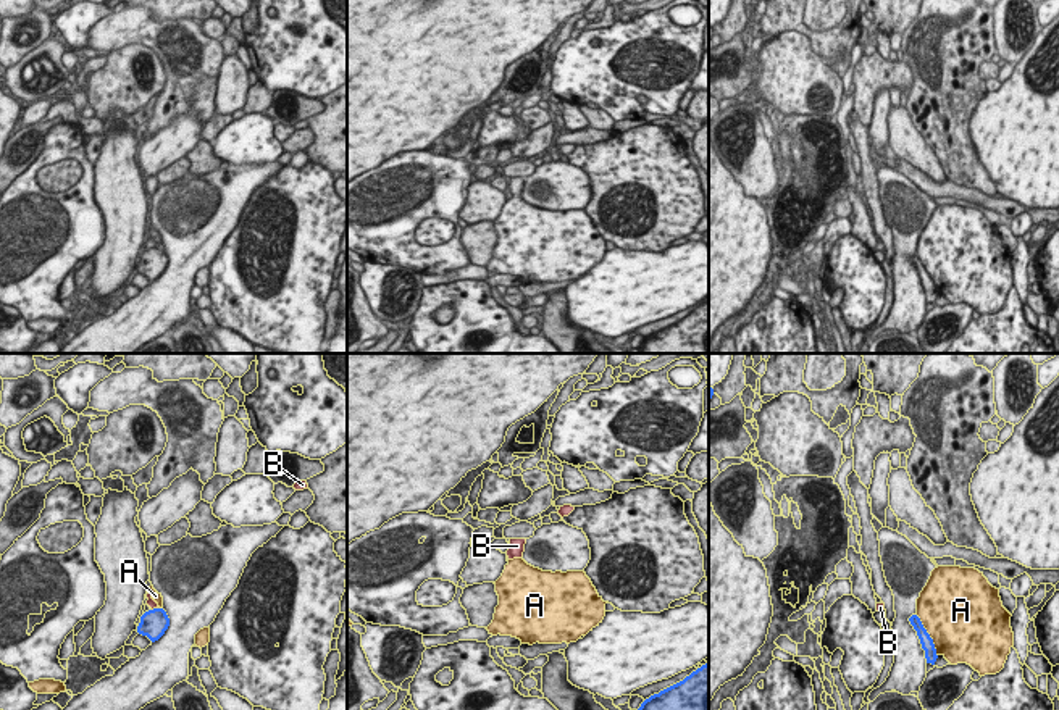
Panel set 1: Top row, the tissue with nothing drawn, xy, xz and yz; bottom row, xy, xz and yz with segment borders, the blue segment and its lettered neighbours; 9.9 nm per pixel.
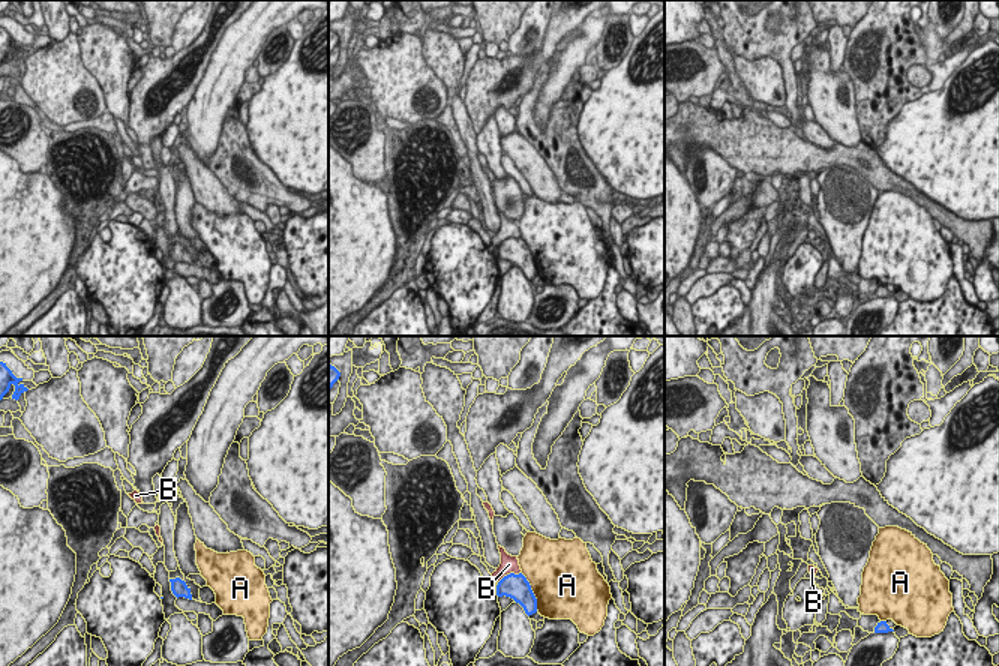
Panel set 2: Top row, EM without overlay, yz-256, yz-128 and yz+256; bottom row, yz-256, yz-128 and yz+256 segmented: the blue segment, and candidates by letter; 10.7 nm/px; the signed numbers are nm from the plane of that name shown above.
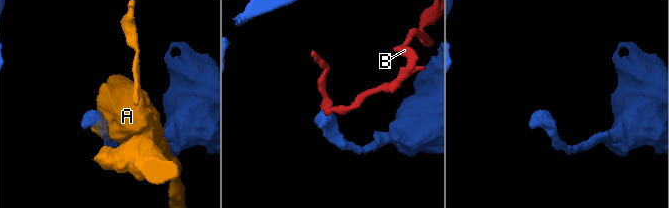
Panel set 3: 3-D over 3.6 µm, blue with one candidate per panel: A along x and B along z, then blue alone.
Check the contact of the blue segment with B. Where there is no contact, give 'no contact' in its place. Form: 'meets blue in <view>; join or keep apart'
meets blue in xy; keep apart

